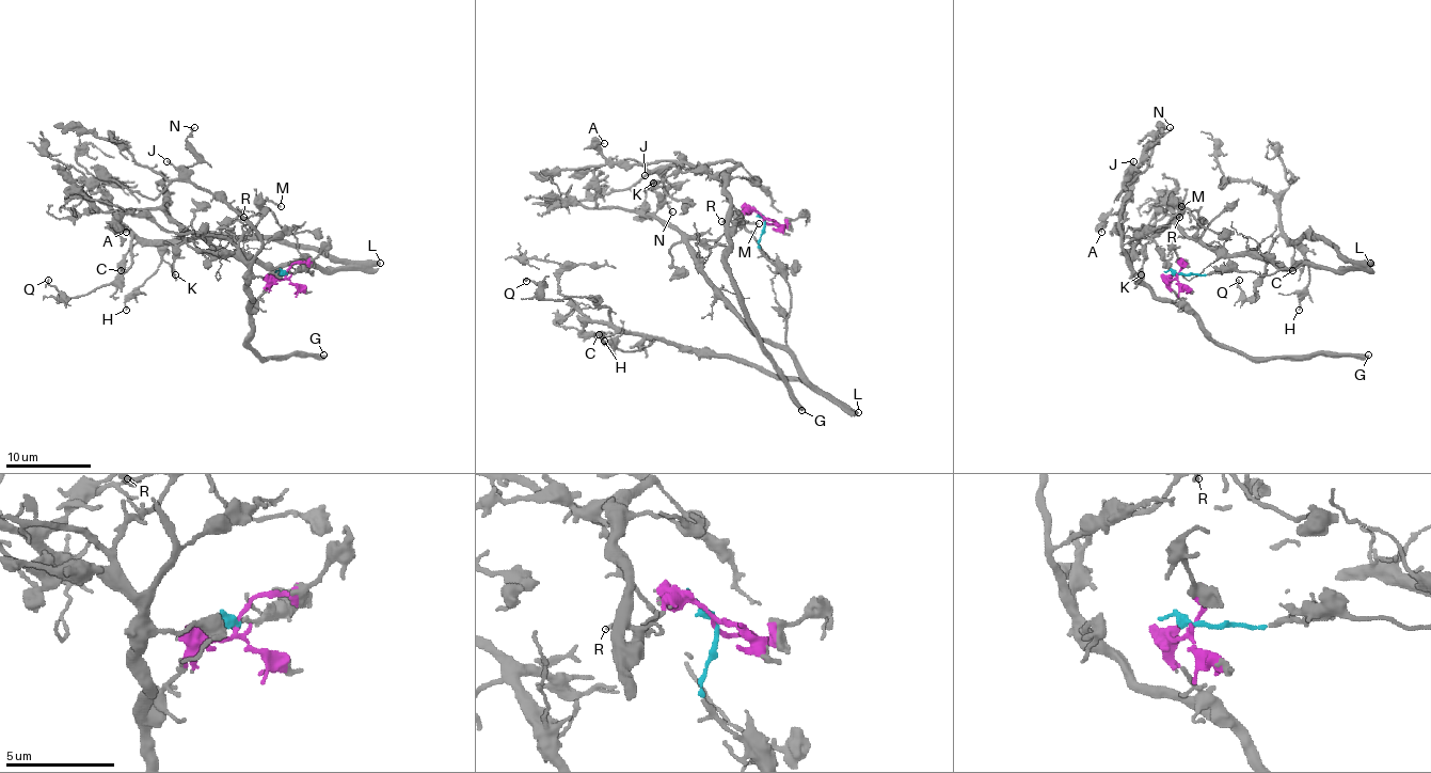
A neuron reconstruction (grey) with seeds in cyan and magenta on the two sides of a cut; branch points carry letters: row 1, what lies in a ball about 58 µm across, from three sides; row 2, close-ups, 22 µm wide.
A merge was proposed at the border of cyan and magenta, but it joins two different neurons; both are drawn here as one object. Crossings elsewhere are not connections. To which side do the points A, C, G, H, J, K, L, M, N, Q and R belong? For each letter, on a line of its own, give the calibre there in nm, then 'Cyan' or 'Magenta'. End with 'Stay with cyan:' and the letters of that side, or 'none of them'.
A: Thickness 300 nm. Magenta
C: Thickness 550 nm. Cyan
G: Thickness 400 nm. Magenta
H: Thickness 140 nm. Cyan
J: Thickness 150 nm. Magenta
K: Thickness 150 nm. Magenta
L: Thickness 440 nm. Cyan
M: Thickness 150 nm. Magenta
N: Thickness 150 nm. Magenta
Q: Thickness 190 nm. Cyan
R: Thickness 140 nm. Magenta
Stay with cyan: C, H, L, Q

